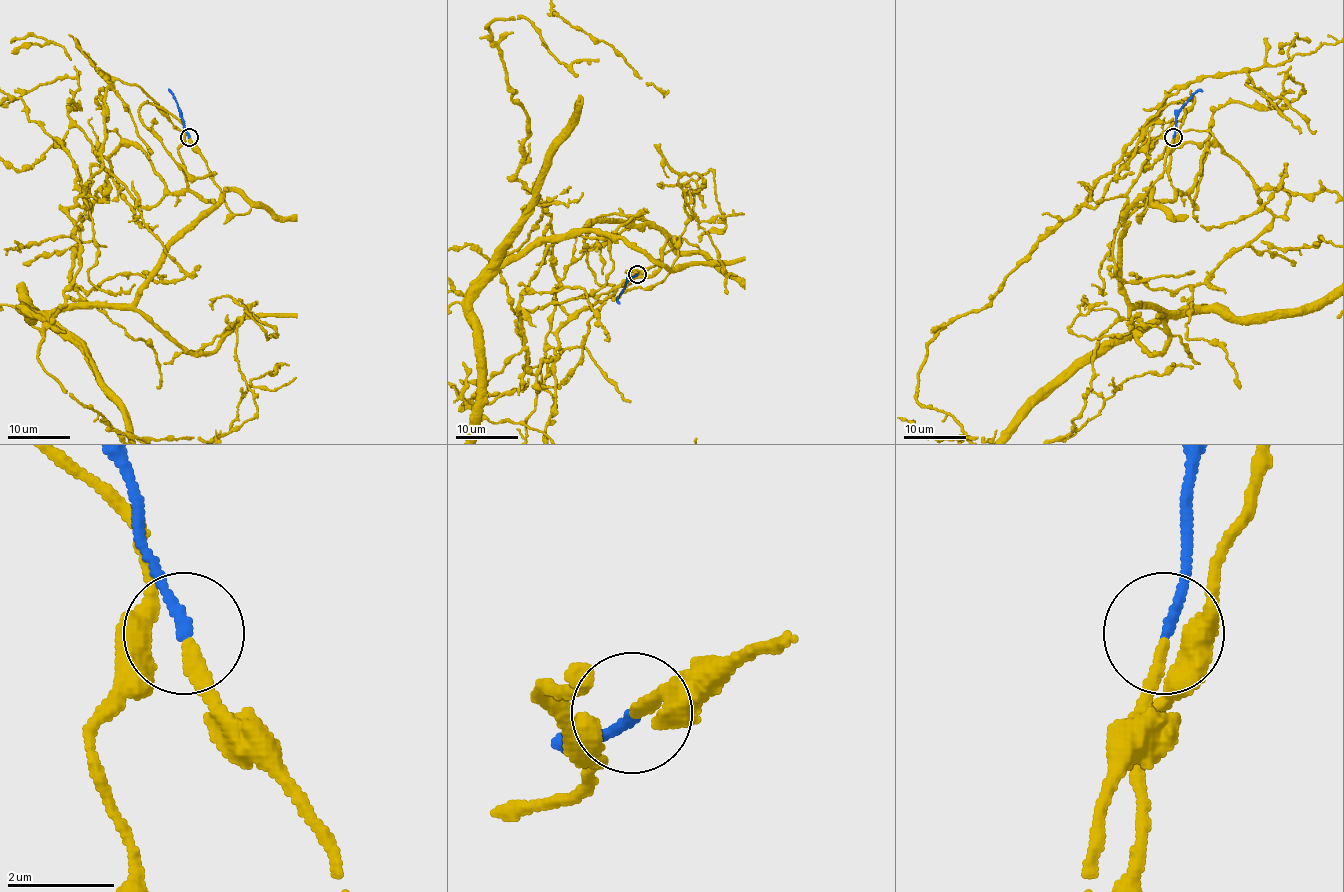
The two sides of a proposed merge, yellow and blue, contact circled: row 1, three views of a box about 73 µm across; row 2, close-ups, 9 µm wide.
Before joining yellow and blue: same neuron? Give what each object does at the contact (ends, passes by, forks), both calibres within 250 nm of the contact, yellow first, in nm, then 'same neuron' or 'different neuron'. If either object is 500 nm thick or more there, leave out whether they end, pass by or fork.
yellow passes by; blue ends; calibres 170 and 180 nm; same neuron

